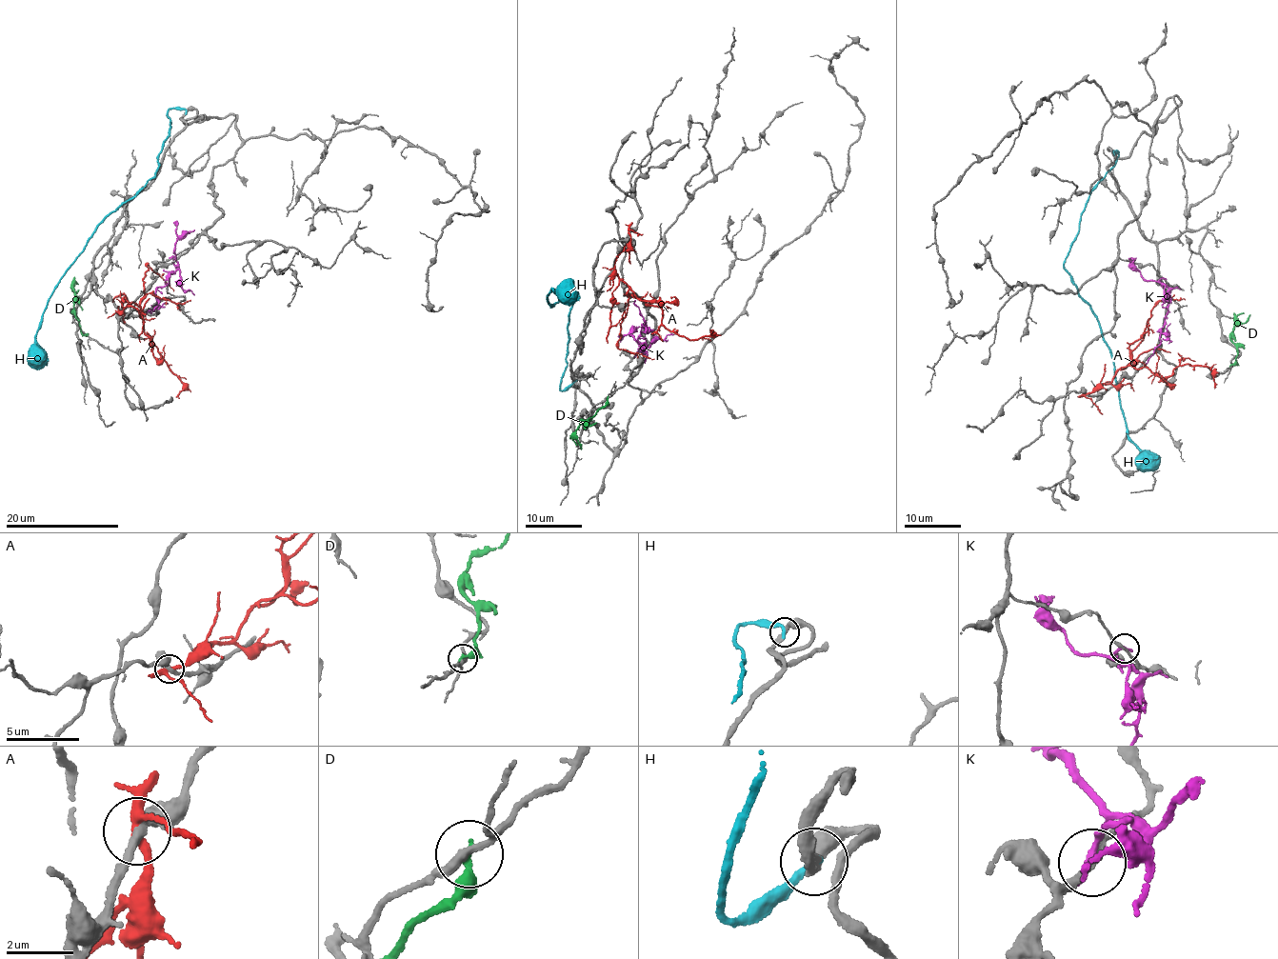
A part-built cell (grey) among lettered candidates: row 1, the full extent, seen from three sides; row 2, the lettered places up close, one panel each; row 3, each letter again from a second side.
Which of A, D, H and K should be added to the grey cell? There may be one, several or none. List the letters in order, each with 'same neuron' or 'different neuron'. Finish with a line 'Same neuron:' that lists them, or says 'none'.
A: different neuron
D: different neuron
H: same neuron
K: different neuron
Same neuron: H

